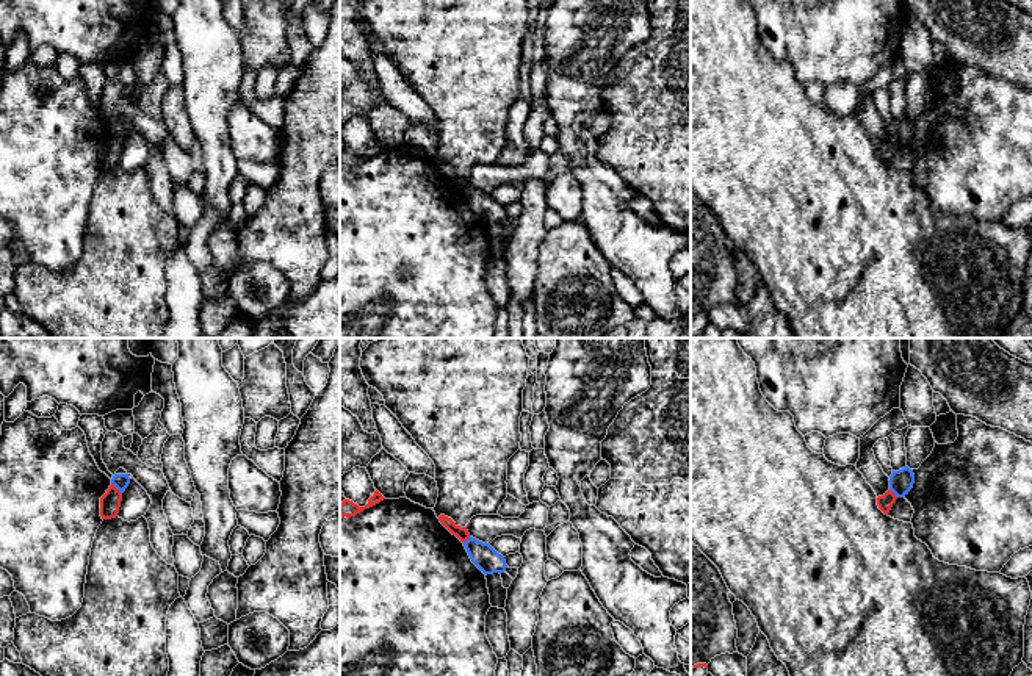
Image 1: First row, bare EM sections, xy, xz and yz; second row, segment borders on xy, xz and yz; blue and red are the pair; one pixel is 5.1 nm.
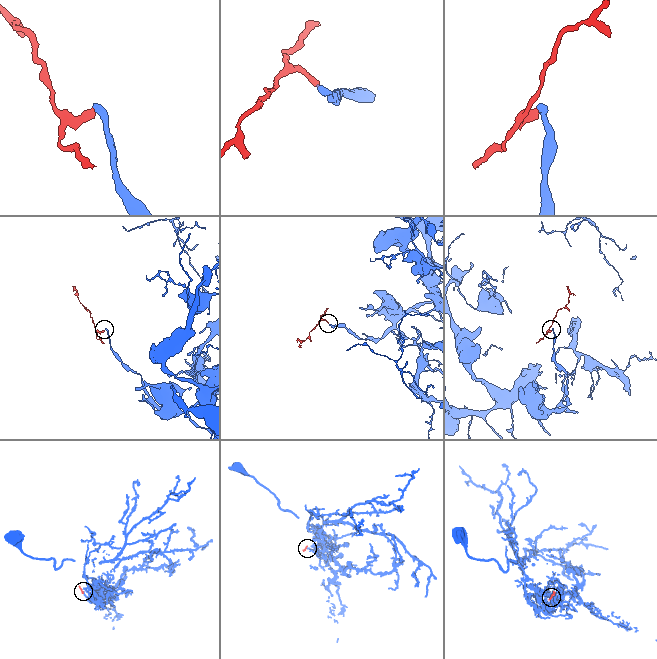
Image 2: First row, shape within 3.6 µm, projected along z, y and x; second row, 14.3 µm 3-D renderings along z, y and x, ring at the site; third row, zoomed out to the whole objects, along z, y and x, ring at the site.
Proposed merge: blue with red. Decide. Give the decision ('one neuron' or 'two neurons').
two neurons

